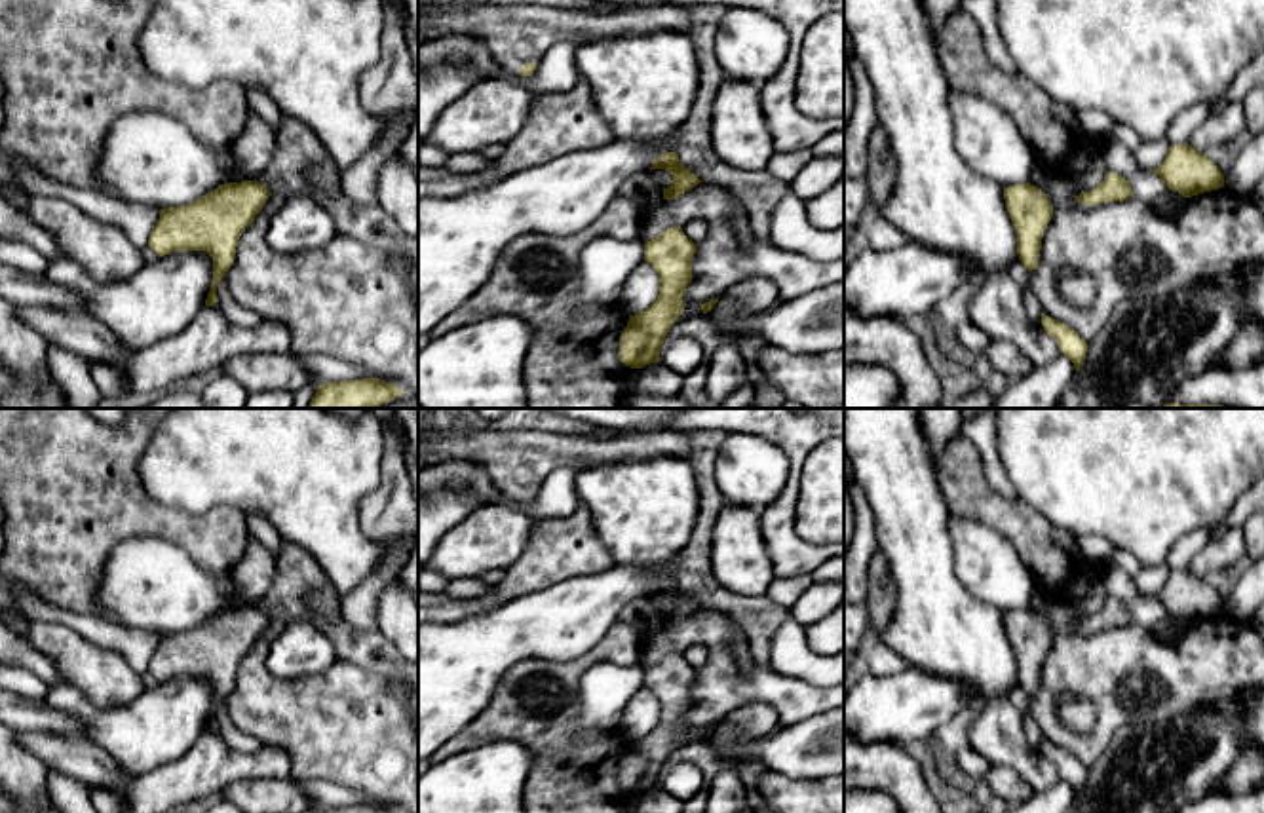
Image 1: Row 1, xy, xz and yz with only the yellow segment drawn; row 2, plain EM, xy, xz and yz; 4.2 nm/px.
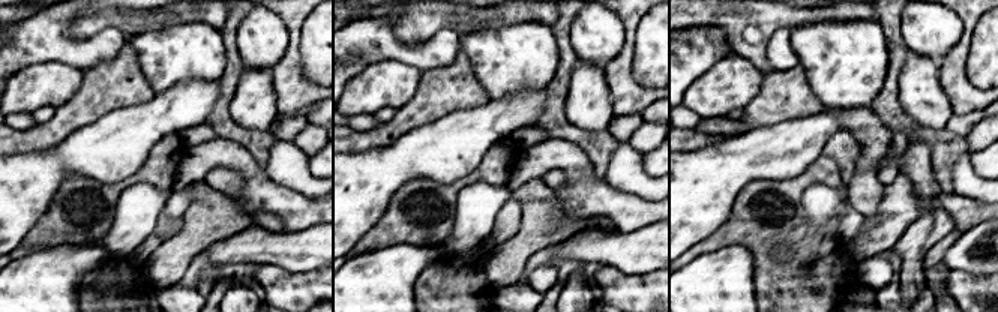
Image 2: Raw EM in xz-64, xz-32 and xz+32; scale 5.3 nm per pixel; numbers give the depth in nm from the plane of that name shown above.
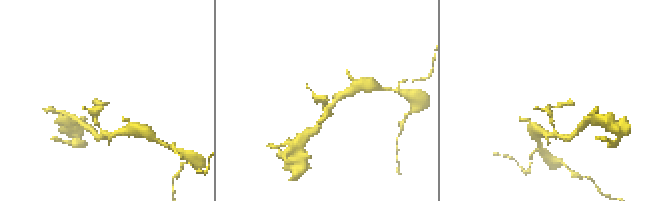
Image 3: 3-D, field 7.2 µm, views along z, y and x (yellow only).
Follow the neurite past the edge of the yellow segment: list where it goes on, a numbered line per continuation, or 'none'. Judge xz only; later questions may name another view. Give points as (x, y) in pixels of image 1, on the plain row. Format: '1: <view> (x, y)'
1: xz (521, 458)

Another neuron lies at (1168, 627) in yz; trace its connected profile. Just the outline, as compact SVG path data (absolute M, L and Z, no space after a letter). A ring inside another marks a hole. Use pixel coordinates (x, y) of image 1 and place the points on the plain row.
M1169 615L1167 619L1148 627L1154 640L1165 640L1178 633L1186 623L1178 617Z

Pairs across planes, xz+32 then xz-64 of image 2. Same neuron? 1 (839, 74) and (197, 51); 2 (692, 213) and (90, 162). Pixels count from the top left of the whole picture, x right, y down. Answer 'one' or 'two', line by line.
1: one
2: one

